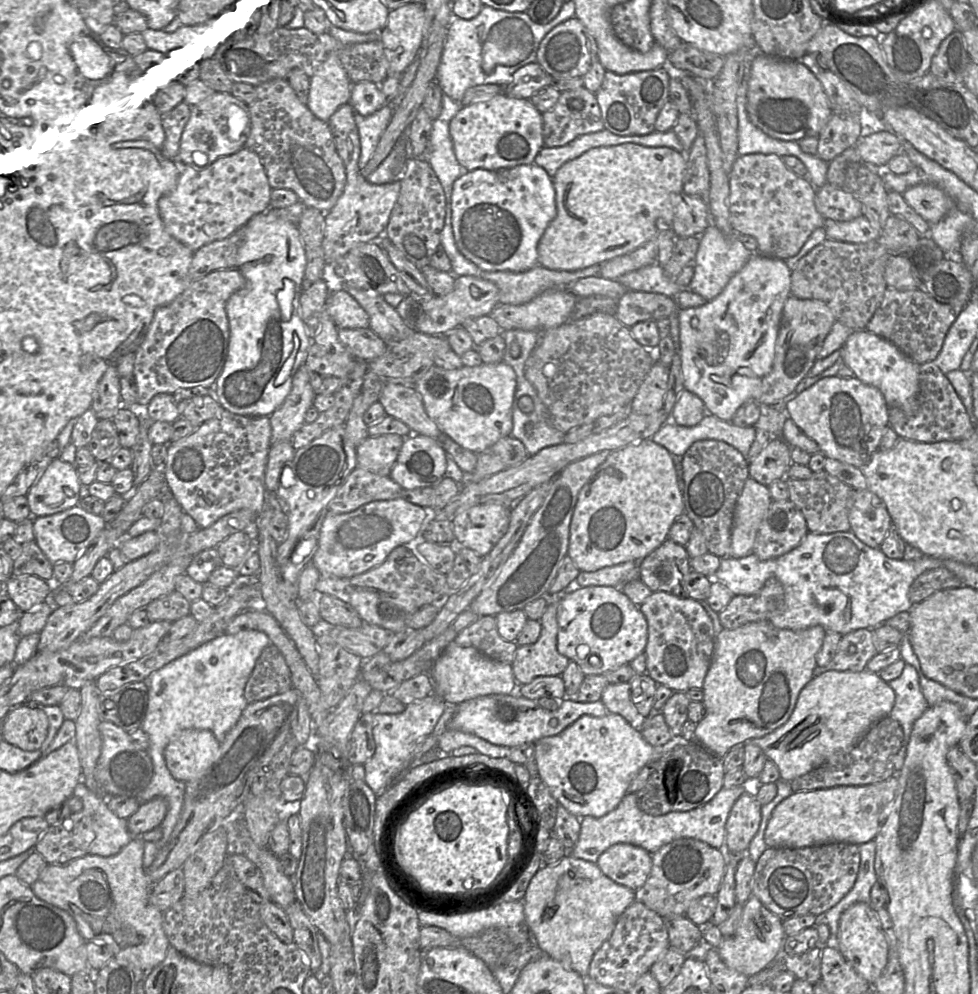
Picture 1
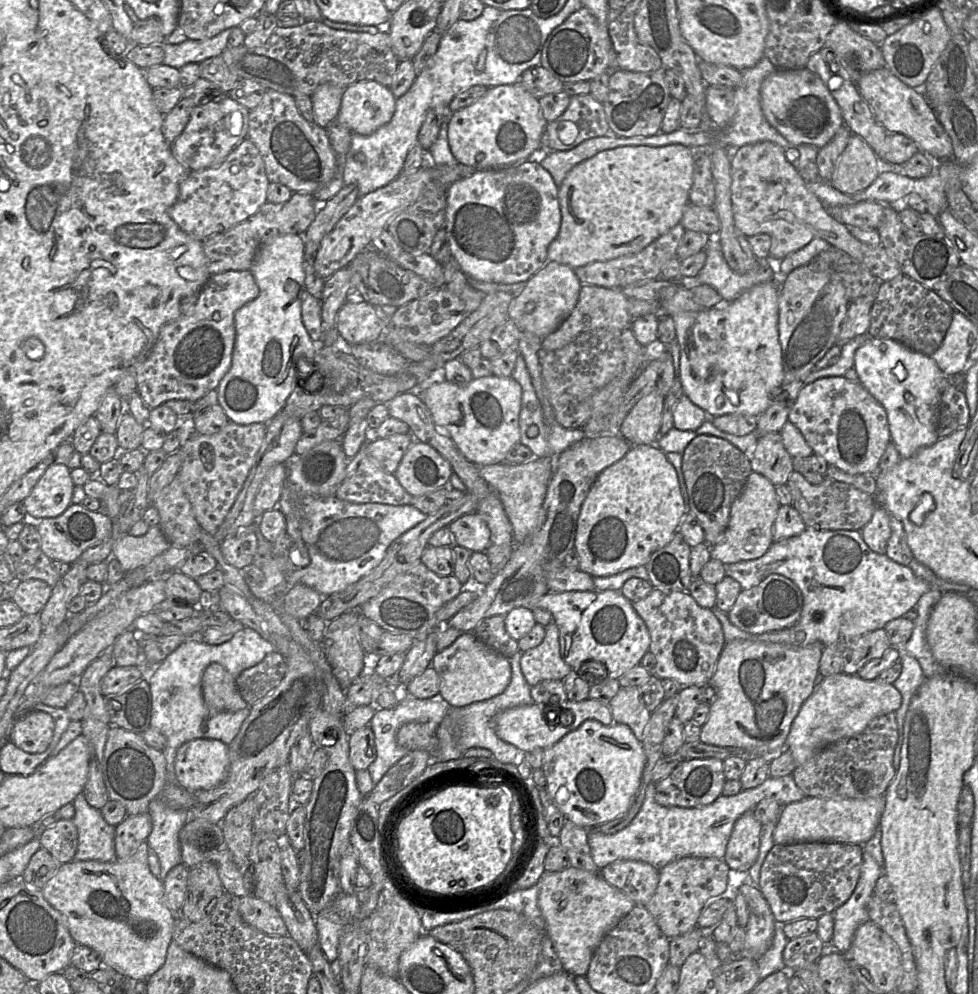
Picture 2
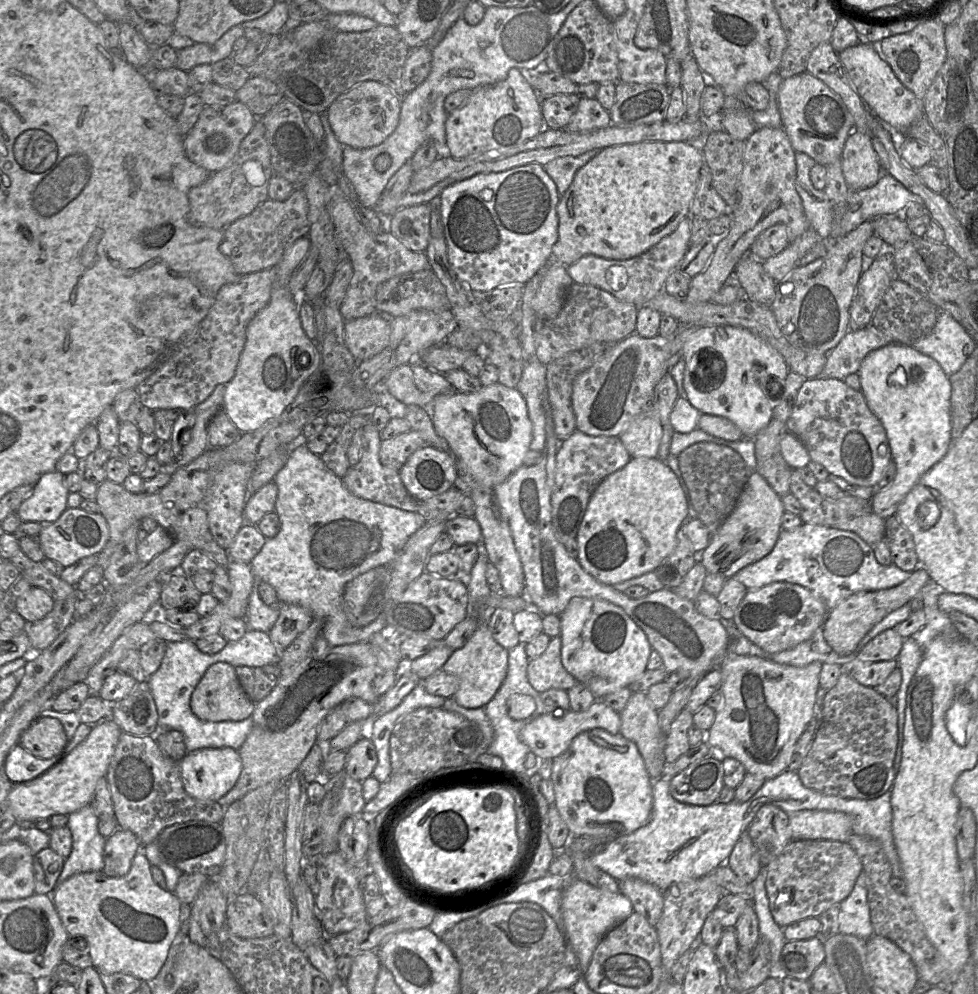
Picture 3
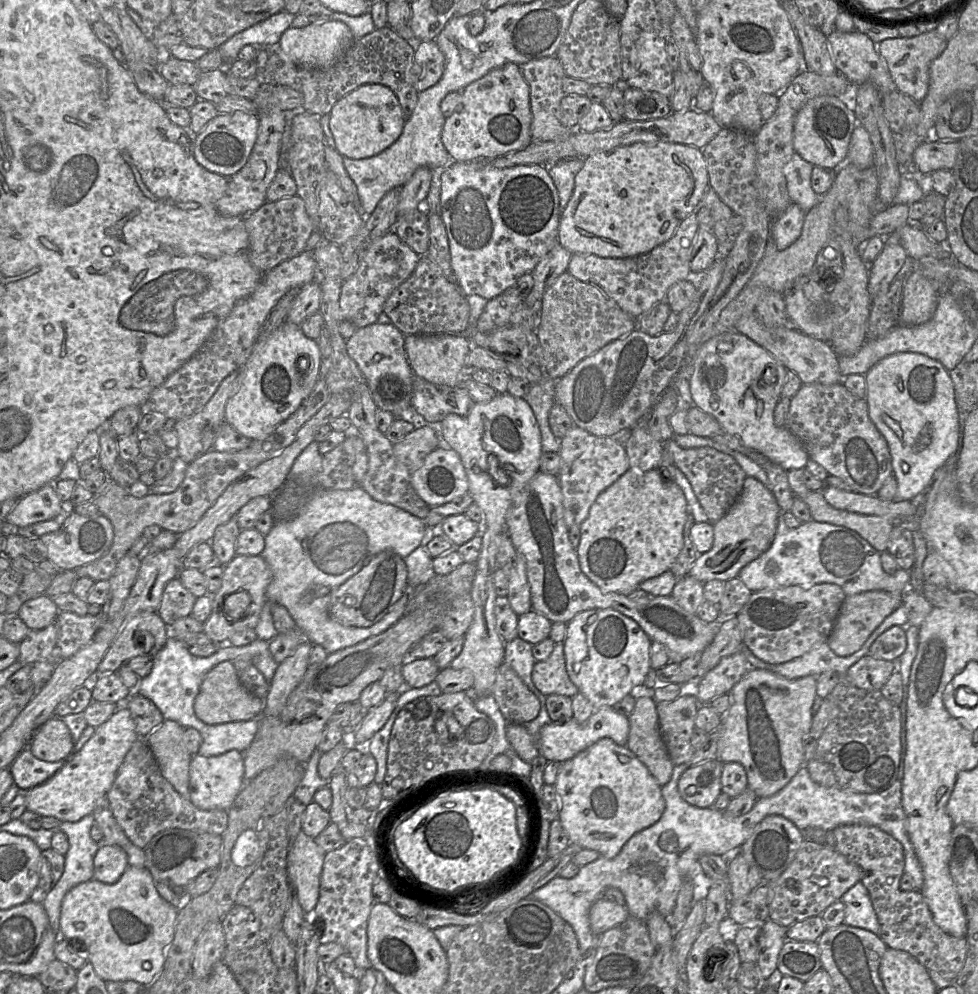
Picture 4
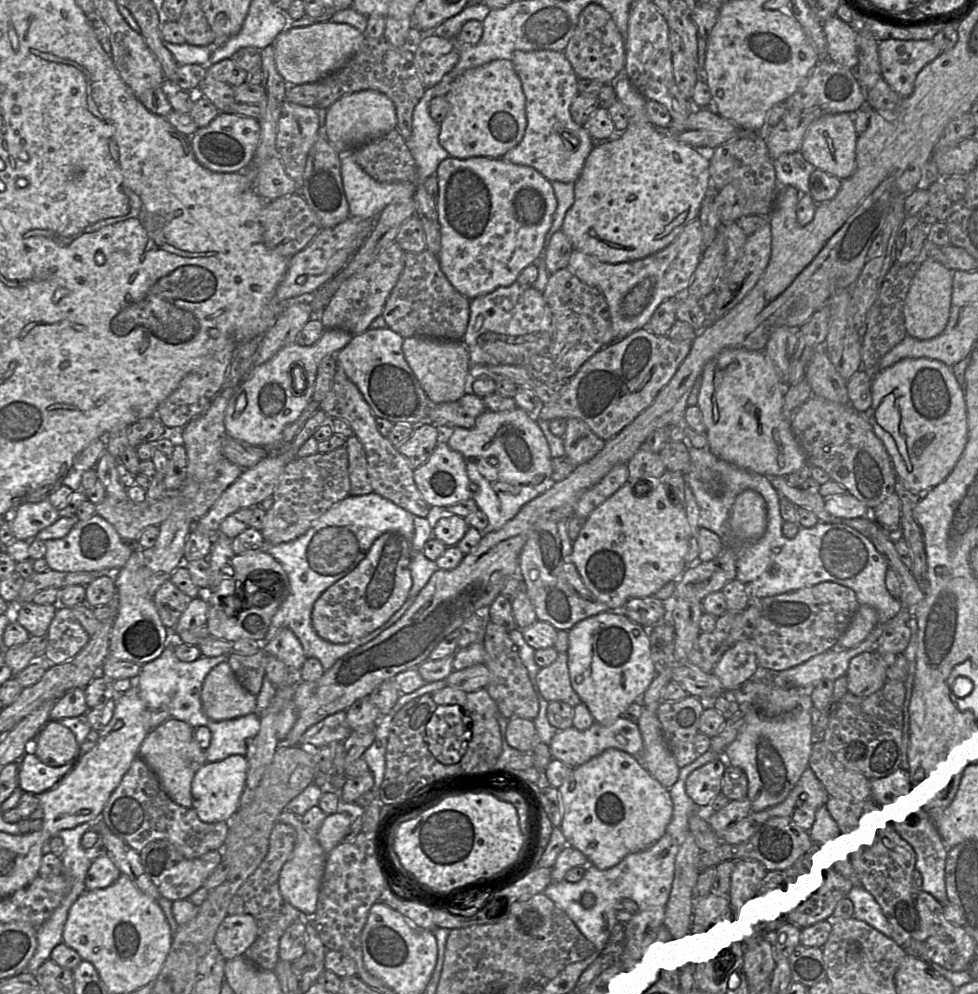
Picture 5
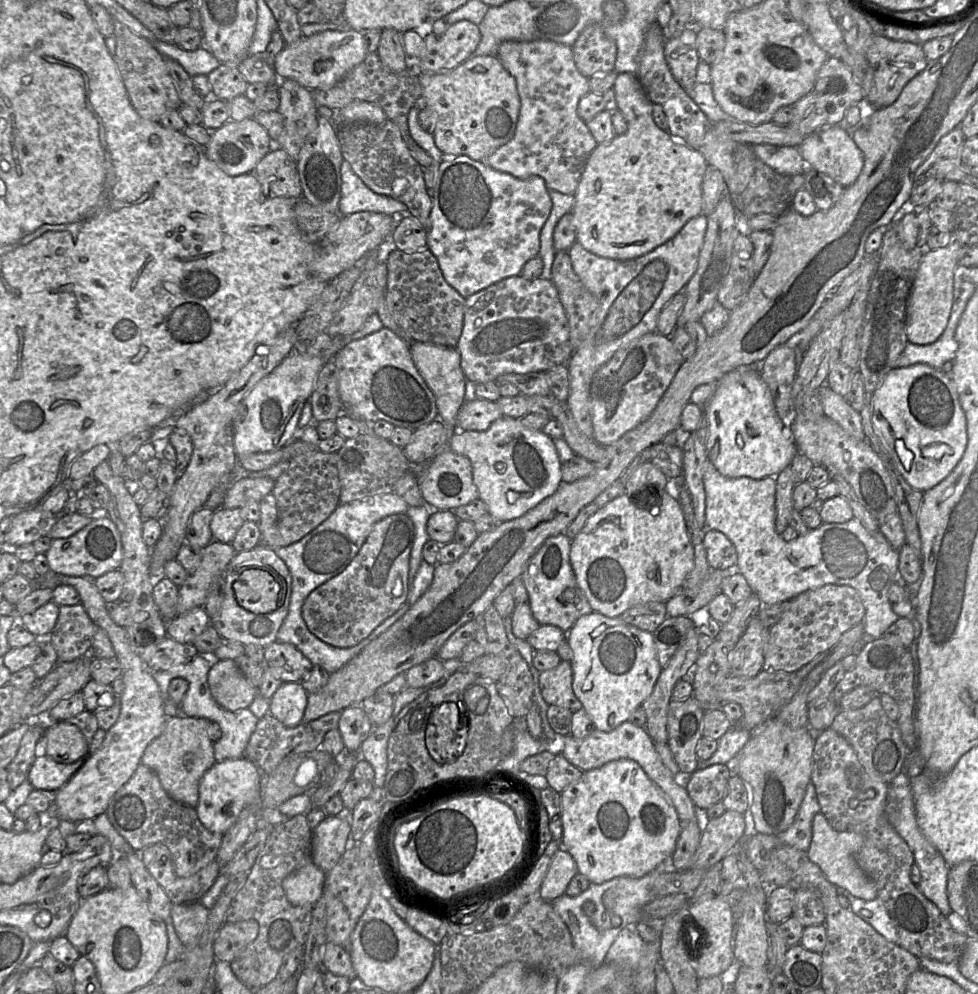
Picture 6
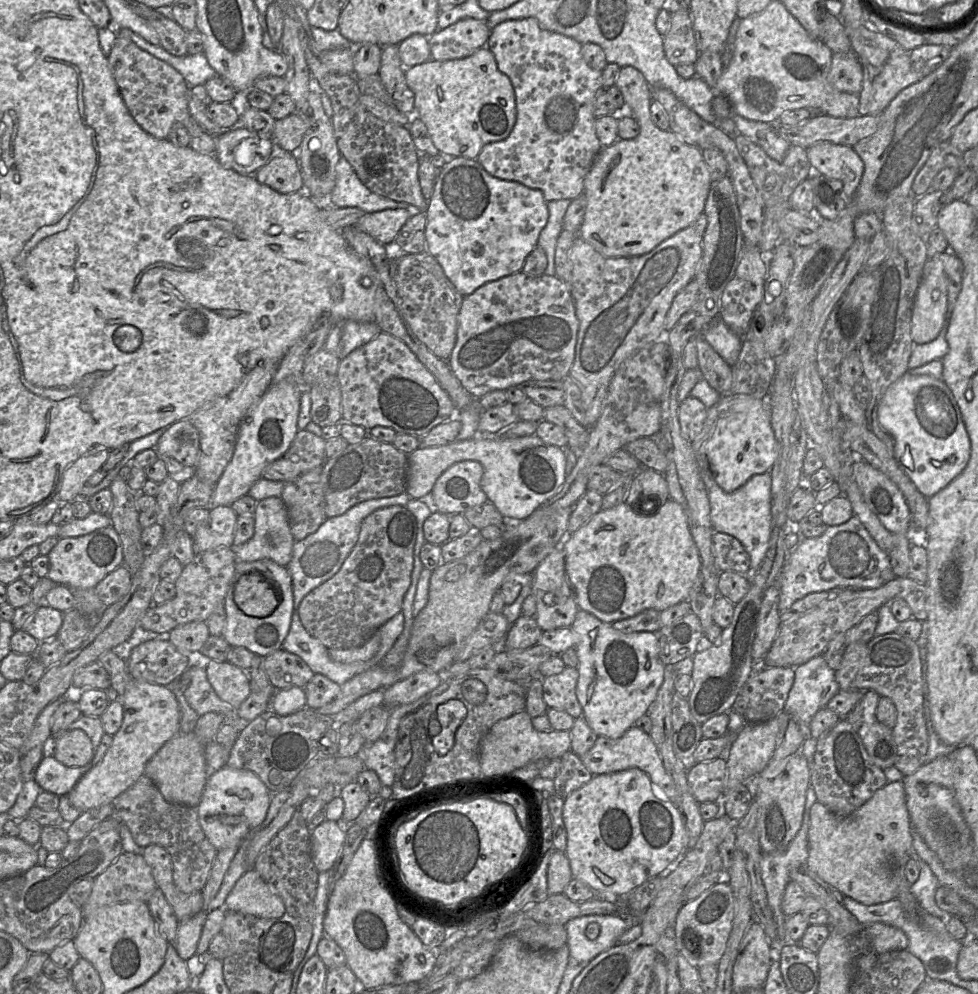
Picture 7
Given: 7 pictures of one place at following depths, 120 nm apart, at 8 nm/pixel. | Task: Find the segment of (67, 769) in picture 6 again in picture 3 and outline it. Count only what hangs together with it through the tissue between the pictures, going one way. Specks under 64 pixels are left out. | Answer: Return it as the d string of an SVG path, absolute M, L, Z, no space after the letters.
M16 744L5 759L3 773L13 783L26 782L43 774L62 759L60 755L50 759L37 758L21 744Z

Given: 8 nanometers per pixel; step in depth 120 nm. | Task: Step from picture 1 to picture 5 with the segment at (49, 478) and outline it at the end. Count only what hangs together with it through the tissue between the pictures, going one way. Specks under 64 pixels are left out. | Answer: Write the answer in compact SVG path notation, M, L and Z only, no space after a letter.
M46 498L35 503L20 504L9 516L9 522L14 539L30 541L58 518L58 510Z

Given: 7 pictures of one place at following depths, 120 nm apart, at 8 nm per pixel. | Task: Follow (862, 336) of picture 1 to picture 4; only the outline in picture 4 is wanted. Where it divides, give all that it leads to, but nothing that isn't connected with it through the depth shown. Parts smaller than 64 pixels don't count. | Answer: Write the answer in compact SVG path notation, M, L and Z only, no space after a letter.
M899 352L884 357L865 374L866 401L872 422L885 437L897 481L894 500L913 500L930 486L938 468L958 450L959 417L950 372L937 360L916 352Z

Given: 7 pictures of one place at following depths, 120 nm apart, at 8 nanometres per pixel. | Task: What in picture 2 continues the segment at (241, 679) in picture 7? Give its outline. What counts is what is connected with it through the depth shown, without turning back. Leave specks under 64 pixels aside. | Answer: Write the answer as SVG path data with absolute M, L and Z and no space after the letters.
M211 663L201 681L205 705L211 714L250 707L241 696L235 677L221 664Z

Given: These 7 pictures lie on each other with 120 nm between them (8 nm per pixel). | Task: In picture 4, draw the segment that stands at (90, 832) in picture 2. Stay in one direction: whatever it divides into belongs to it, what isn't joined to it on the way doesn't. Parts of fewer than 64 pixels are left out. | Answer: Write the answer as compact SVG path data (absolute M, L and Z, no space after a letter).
M89 814L77 822L61 822L58 828L58 830L67 835L69 841L69 849L64 855L64 872L51 891L46 895L41 896L41 903L43 904L45 912L48 916L50 926L57 933L60 932L60 914L63 898L73 887L93 878L94 858L100 848L98 843L95 842L90 835L90 831L94 823L95 820L93 814Z

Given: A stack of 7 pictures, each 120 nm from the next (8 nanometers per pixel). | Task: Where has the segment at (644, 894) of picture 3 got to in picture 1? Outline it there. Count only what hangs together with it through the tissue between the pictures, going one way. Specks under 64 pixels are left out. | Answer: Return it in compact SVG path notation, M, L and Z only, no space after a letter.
M618 843L605 850L596 864L615 883L637 891L649 877L652 854L638 846Z

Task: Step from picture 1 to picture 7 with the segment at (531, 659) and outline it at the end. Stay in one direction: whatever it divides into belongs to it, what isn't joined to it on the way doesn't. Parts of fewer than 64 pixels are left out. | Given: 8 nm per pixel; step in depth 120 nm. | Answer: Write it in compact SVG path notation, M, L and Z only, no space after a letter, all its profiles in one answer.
M567 666L559 674L542 678L543 699L547 707L565 711L574 719L581 717L583 710L576 696L578 678L577 668Z

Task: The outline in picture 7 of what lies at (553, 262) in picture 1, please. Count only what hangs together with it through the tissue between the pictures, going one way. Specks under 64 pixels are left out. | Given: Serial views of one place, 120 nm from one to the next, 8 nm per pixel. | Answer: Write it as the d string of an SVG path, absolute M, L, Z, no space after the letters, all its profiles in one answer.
M632 66L621 67L615 85L621 91L625 101L625 110L622 113L628 113L636 120L639 125L639 134L635 138L629 140L618 138L613 144L603 147L594 160L593 165L584 181L583 194L586 198L586 209L578 236L589 243L596 251L606 257L634 257L650 252L661 242L695 222L699 215L704 212L704 206L711 188L712 181L709 168L702 156L702 151L699 148L683 142L671 130L661 130L653 123L650 114L650 107L653 101L652 88L647 83L644 75L638 69Z

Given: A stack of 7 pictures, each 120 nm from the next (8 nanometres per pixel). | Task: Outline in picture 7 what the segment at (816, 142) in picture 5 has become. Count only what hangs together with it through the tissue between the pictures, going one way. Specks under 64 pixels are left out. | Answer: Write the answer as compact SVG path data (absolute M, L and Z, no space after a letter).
M818 142L808 148L807 156L814 168L828 178L842 182L843 192L852 199L864 173L864 163L852 146Z

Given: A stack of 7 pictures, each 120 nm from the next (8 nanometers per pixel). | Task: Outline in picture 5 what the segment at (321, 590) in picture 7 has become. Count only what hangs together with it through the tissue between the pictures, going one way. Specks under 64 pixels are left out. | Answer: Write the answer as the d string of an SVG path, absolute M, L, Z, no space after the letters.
M399 531L380 535L357 567L315 601L311 619L317 634L332 643L347 643L383 625L408 598L412 586L411 556L410 542Z

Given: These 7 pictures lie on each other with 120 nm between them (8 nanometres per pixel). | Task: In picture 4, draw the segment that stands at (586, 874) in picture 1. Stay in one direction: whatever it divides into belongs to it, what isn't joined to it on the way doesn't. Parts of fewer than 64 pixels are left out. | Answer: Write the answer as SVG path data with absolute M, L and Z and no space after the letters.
M605 898L597 900L589 912L589 921L593 933L601 936L607 930L610 930L630 917L628 908L616 904Z

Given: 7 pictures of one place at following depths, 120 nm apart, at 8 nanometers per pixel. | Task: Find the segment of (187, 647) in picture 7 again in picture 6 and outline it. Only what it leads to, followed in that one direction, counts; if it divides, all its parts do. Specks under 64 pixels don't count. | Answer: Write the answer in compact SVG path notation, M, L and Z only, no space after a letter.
M196 607L167 621L167 636L180 643L193 644L195 638L211 623L204 607Z

